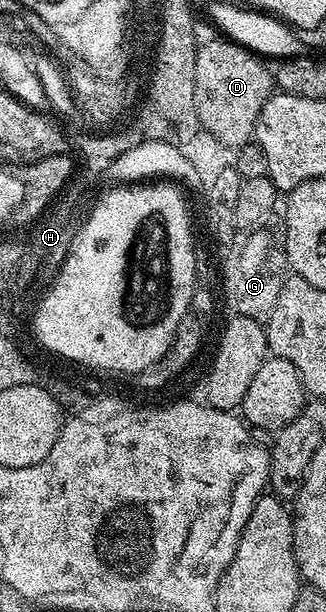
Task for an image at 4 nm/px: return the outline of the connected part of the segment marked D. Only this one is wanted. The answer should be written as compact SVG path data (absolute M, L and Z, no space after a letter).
M222 36L212 39L211 42L203 41L199 45L196 52L196 116L202 127L226 148L237 148L253 139L254 125L258 123L260 112L270 95L275 93L275 75L272 70L270 75L270 70L265 64L267 65L254 52Z

